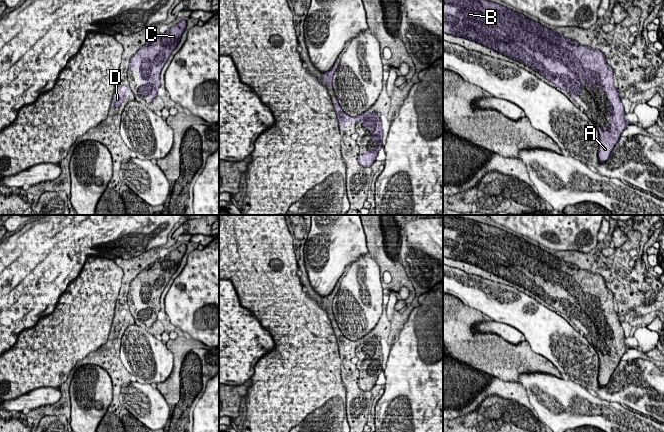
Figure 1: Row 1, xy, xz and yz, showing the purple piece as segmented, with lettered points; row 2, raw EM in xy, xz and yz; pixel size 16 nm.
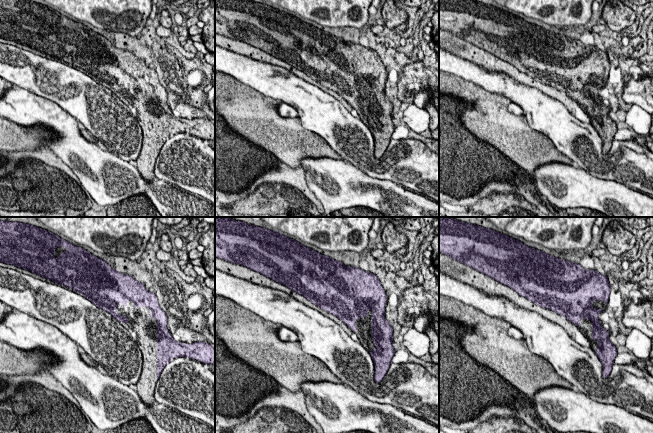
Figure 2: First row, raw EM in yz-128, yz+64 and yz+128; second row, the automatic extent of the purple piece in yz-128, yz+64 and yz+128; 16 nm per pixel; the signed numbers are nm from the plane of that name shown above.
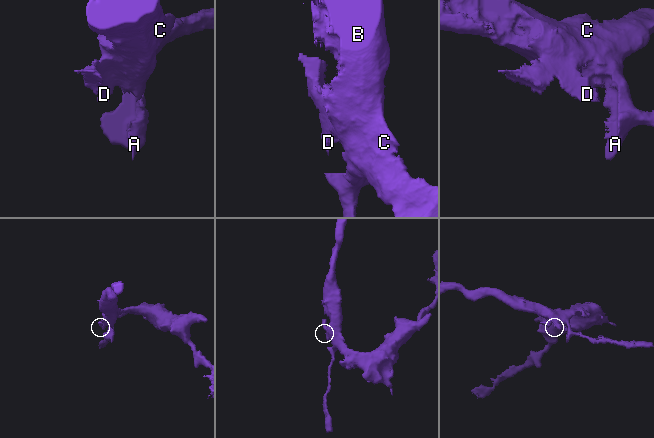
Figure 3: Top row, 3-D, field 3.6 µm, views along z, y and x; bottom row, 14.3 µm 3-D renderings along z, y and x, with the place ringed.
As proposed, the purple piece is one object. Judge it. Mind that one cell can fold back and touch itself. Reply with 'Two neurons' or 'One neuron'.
One neuron

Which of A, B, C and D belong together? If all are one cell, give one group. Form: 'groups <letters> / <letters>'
groups A B C D

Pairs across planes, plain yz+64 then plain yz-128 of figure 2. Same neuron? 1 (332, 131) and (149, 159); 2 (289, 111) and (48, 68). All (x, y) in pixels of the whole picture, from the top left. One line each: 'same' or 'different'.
1: different
2: different

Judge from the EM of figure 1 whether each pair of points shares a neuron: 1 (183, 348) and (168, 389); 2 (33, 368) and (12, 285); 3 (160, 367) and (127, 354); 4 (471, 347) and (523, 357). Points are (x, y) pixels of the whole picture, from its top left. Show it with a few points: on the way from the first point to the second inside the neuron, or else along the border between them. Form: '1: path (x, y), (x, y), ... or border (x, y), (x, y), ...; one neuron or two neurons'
1: path (179, 358), (174, 379); one neuron
2: border (43, 316), (33, 326), (25, 328), (10, 349); two neurons
3: path (152, 362), (142, 354), (135, 354); one neuron
4: path (484, 351), (496, 357), (510, 357); one neuron

